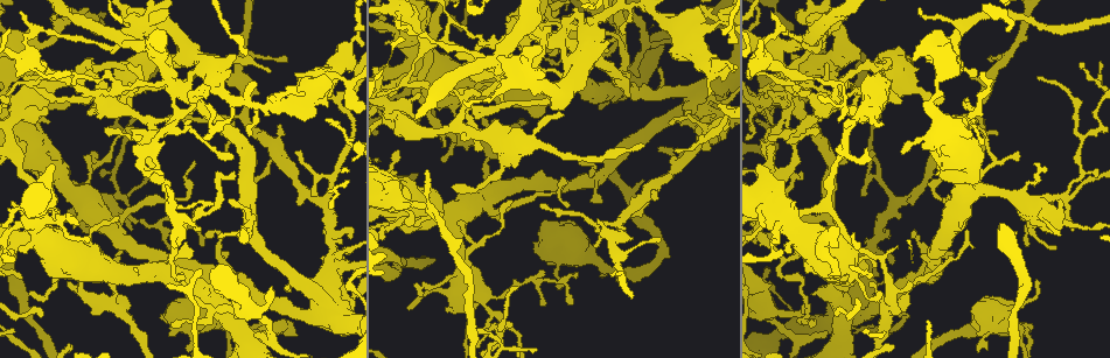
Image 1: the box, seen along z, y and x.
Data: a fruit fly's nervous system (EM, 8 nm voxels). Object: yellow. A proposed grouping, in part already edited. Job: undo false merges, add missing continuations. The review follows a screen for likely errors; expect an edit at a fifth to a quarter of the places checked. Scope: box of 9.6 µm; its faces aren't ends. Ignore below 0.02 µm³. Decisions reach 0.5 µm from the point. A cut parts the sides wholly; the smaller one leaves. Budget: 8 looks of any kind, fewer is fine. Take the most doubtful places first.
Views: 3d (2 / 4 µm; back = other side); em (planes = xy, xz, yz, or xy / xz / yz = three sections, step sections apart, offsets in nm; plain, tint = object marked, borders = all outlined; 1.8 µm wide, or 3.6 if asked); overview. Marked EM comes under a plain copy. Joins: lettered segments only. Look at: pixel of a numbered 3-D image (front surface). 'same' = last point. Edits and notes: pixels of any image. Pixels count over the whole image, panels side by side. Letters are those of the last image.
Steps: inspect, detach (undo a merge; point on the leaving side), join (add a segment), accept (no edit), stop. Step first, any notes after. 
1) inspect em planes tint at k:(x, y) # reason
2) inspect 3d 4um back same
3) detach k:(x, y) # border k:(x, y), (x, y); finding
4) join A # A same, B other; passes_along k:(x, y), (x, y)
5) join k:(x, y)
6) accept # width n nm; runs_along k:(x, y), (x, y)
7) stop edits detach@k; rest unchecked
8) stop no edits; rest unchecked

inspect 3d 2um at 1:(195, 101) # a fork

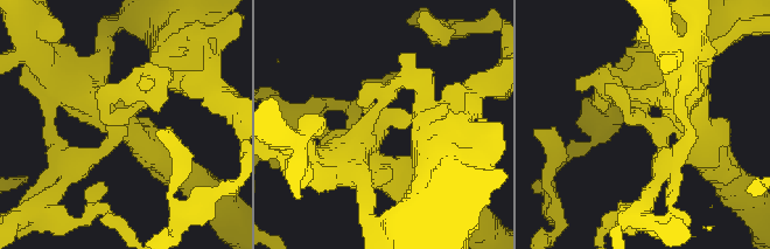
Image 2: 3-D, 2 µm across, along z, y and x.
inspect em planes borders at 2:(111, 121) # now the EM

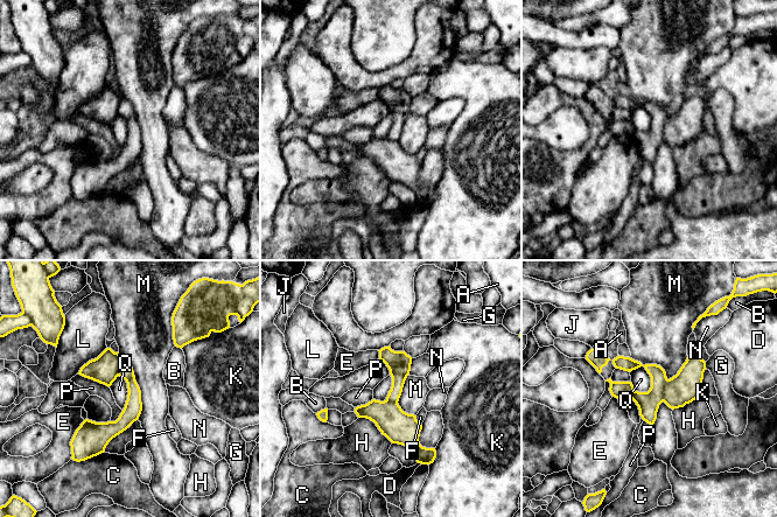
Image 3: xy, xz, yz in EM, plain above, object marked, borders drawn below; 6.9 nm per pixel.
detach 3:(648, 403) # width 120 nm; A other, B other, C other, D other, E other, F other, G other, H other, J other, K other, L other, M other, N other, P other, Q other; part_leaving 3:(123, 363), (133, 409), (93, 451); a second neuron is stuck on

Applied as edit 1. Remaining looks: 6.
inspect 3d 4um at 1:(933, 134) # sudden change in width

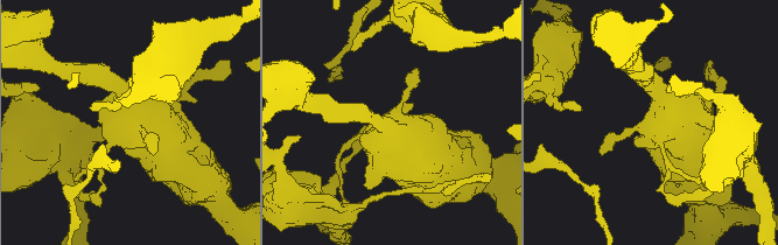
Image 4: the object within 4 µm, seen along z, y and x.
inspect em 3.6um planes tint at 4:(135, 127)

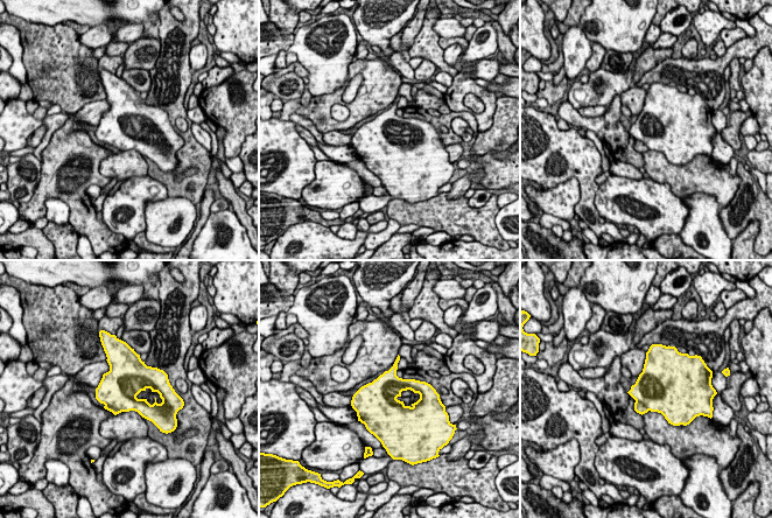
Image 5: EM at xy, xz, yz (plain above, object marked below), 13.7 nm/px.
inspect em 3.6um planes borders same

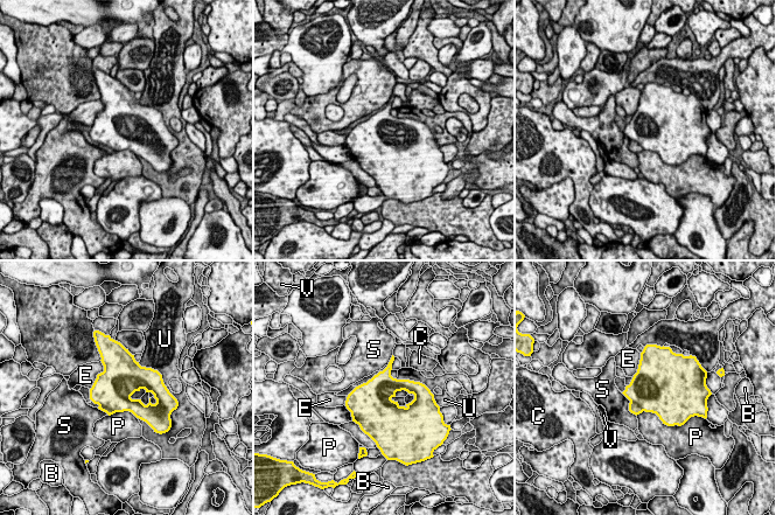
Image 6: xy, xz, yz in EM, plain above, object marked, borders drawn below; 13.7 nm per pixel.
detach 6:(109, 411) # B other, C other, E other, P other, S other, U other, V other; border 6:(99, 404), (110, 408), (114, 412); two neurons meet here

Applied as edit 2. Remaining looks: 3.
inspect 3d 2um at 1:(712, 93) # stops while still wide

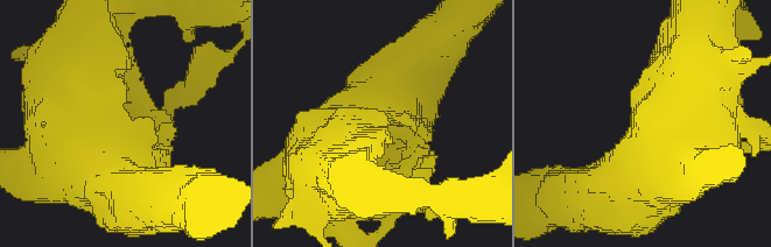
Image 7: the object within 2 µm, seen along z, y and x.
inspect em planes borders at 7:(387, 121)

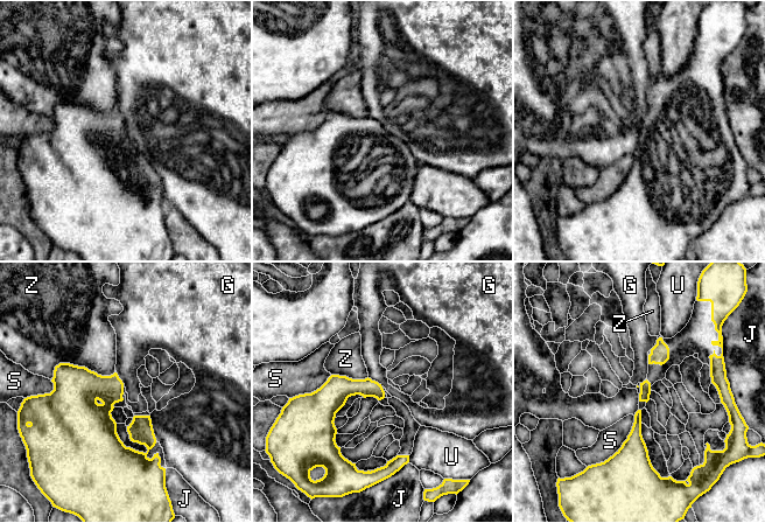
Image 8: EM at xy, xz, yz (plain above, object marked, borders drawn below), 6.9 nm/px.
accept # G other, J other, S other, U other, Z other; border 8:(149, 416), (156, 440); none of them fits

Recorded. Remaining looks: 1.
stop edits detach@3, detach@6; rest unchecked

